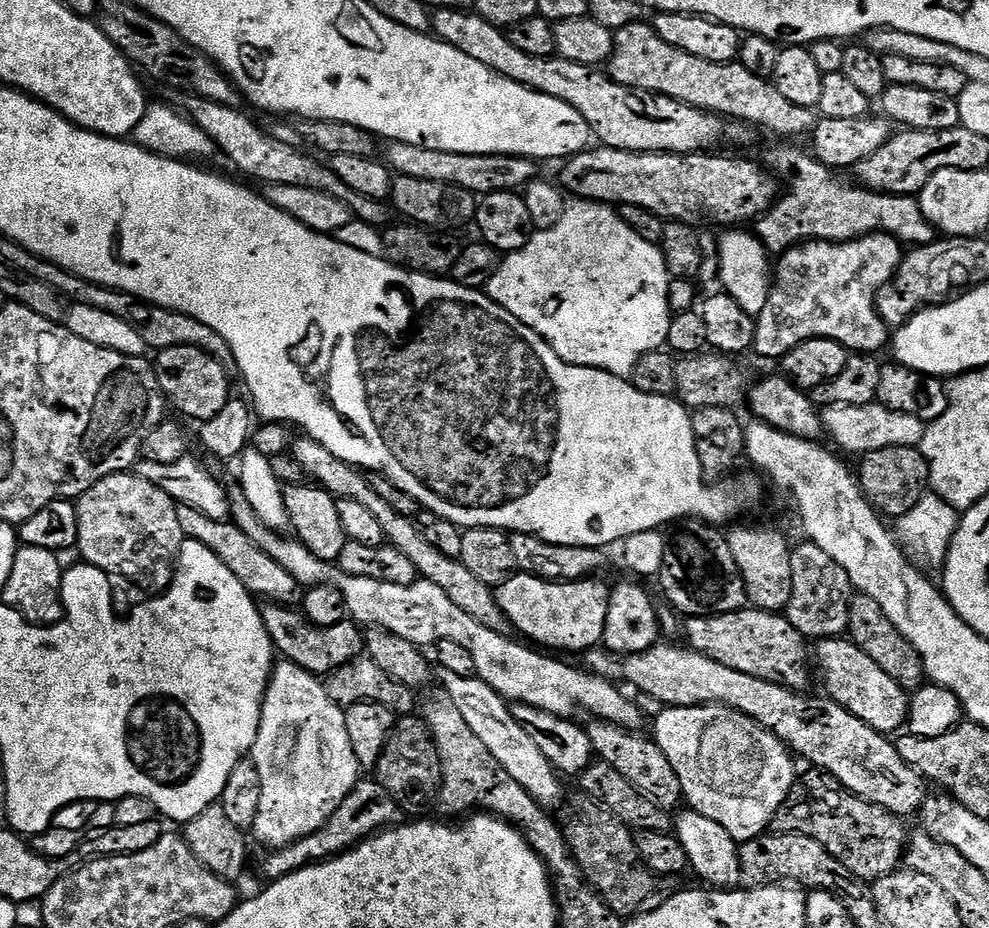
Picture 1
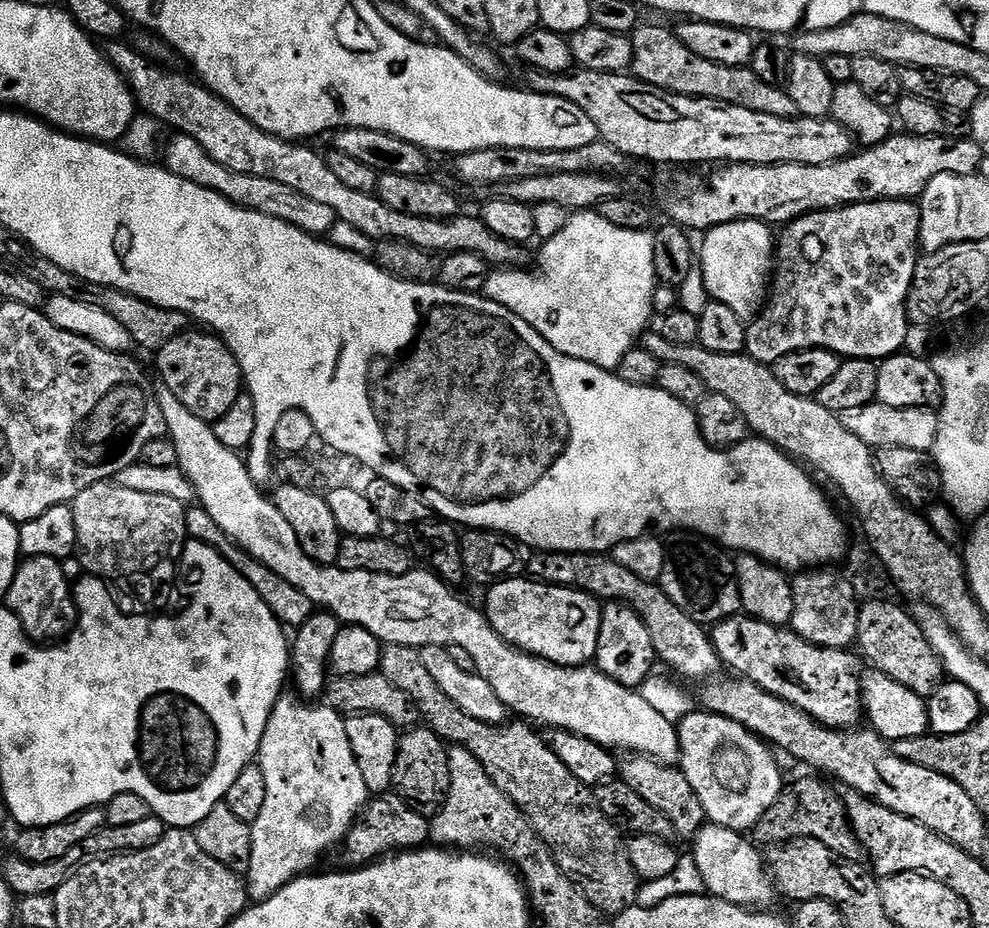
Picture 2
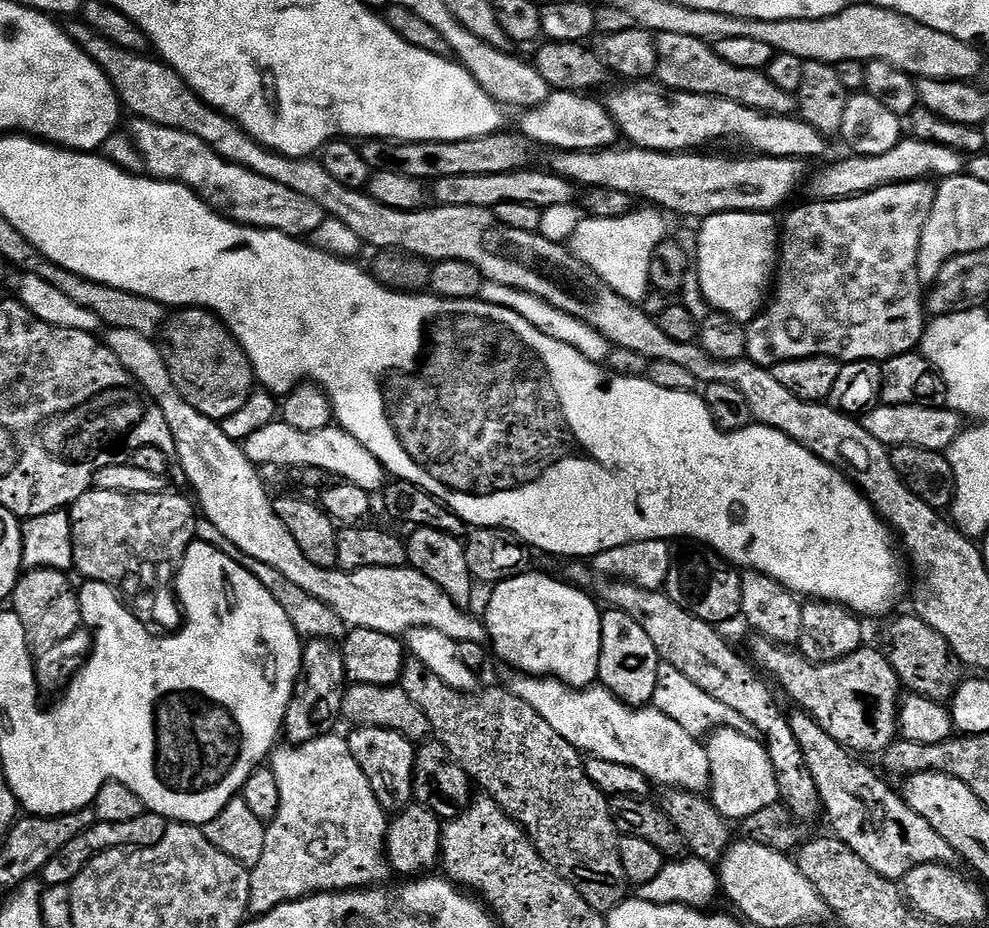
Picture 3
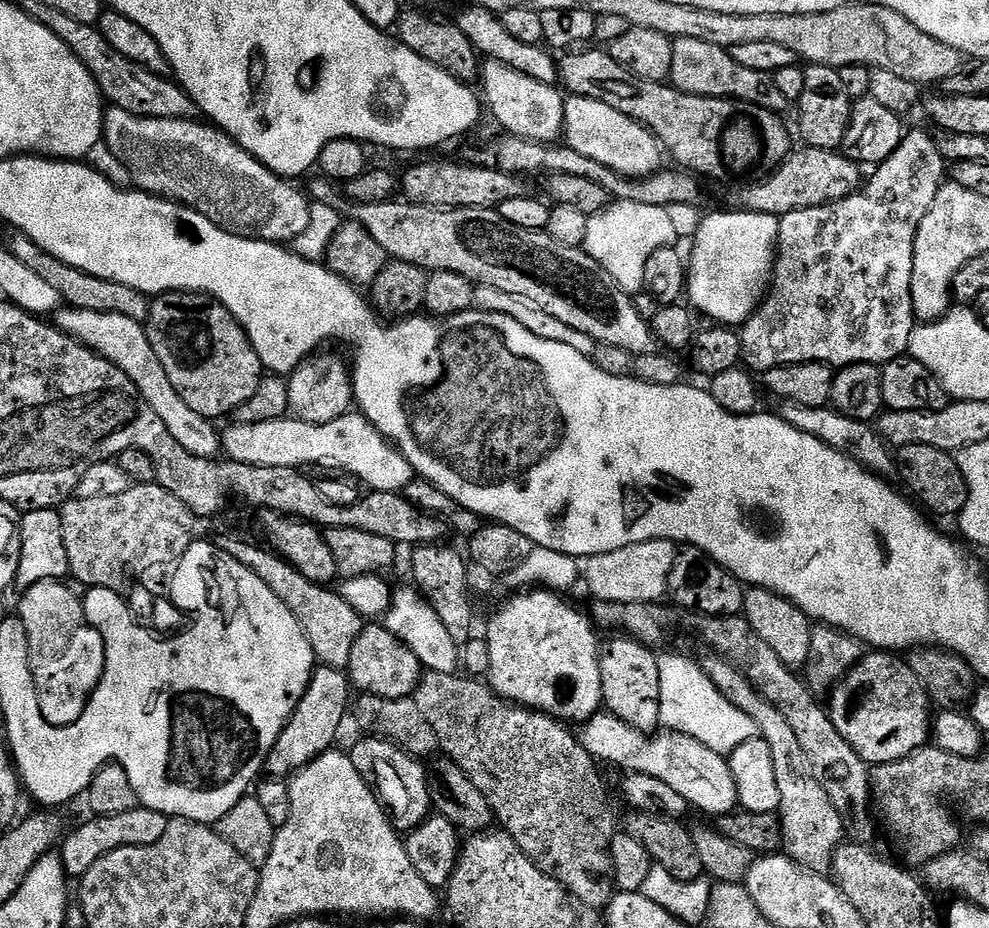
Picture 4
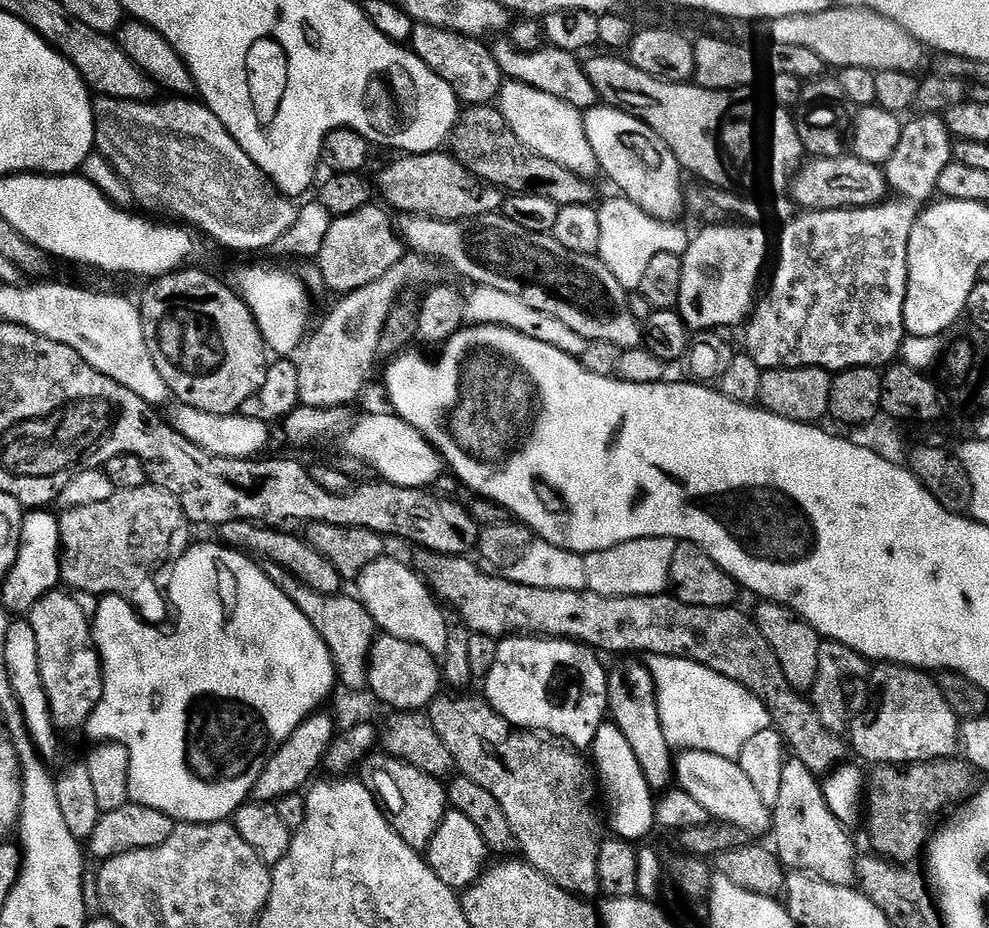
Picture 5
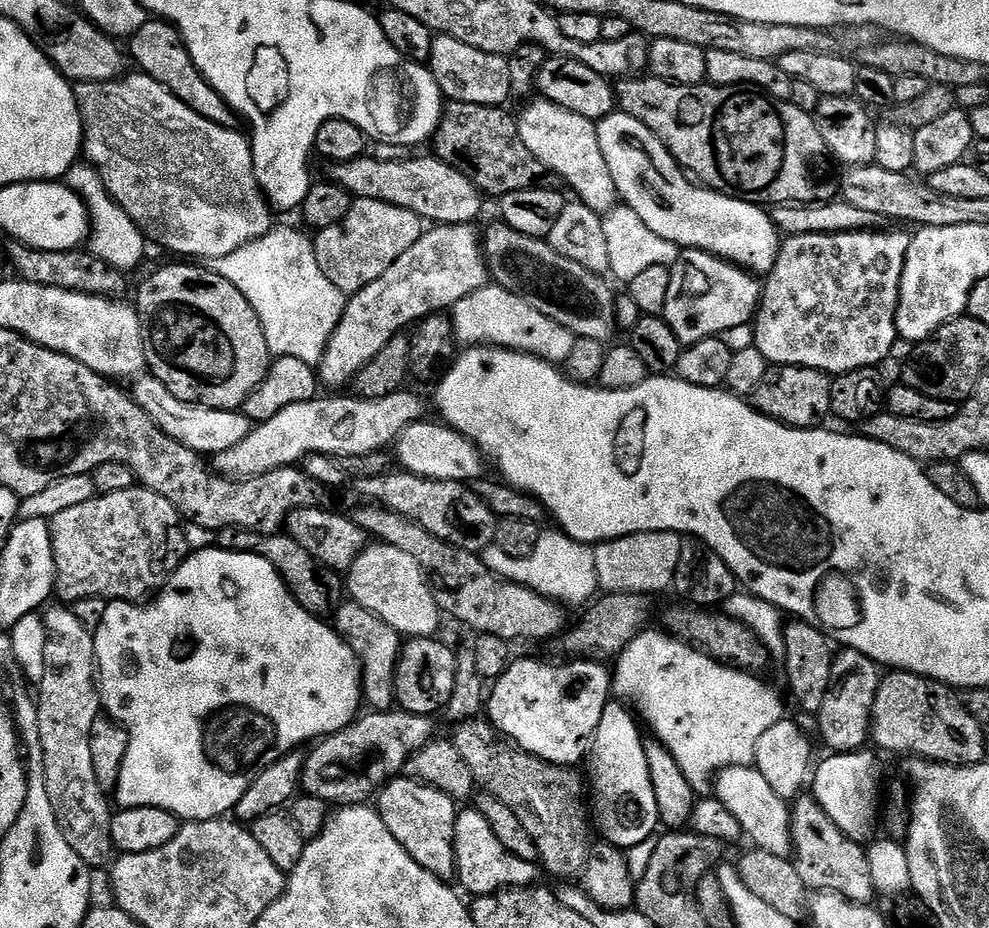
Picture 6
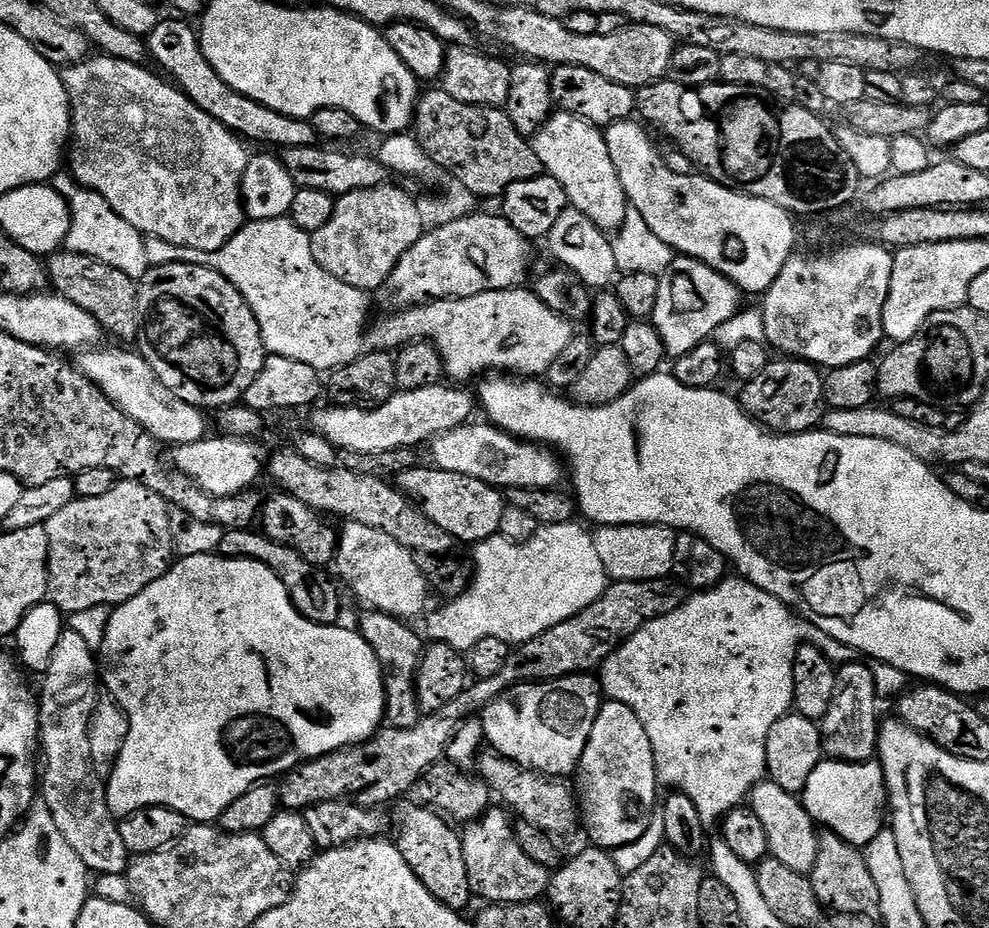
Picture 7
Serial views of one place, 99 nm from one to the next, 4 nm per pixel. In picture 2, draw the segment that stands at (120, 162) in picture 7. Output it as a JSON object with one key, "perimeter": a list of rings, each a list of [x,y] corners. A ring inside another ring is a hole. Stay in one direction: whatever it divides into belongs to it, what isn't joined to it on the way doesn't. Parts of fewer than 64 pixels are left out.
{"perimeter":[[[179,134],[173,135],[171,138],[173,140],[169,144],[167,141],[166,147],[163,149],[162,164],[178,178],[182,178],[186,182],[194,182],[206,190],[214,190],[246,210],[254,210],[258,214],[266,214],[270,218],[278,218],[282,222],[292,224],[296,228],[301,228],[309,236],[327,237],[330,229],[338,222],[334,210],[330,210],[330,206],[326,206],[314,198],[306,198],[306,194],[298,194],[298,190],[290,190],[290,186],[282,186],[282,182],[226,170],[226,166],[218,166],[218,162],[214,162],[214,158],[210,158],[210,154],[206,154],[206,150],[202,150],[202,146],[198,146],[198,142],[194,142],[194,138]]]}

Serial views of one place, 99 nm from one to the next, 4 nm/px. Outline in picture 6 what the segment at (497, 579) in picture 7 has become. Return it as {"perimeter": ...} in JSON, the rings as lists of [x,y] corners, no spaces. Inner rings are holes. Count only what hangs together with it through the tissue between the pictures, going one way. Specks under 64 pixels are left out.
{"perimeter":[[[545,531],[540,535],[538,546],[534,546],[531,554],[520,560],[510,558],[510,554],[502,554],[500,548],[495,546],[487,549],[482,559],[497,576],[503,576],[506,580],[514,581],[515,584],[524,584],[530,590],[548,596],[551,600],[558,600],[565,606],[584,603],[587,605],[598,592],[592,548],[570,538],[564,532],[551,531]]]}

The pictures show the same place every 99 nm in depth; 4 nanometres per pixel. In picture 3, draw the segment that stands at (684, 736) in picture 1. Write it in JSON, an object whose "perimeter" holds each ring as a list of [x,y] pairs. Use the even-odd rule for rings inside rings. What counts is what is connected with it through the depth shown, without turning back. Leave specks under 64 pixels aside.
{"perimeter":[[[726,728],[709,735],[706,747],[712,779],[710,799],[725,820],[743,822],[750,814],[780,800],[774,766],[770,762],[768,749],[764,744],[746,738],[734,728]]]}

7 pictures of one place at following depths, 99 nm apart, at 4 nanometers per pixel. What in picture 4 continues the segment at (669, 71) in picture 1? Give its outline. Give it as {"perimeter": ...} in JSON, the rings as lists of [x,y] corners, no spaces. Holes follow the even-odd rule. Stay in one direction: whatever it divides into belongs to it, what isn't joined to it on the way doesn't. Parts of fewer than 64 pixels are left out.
{"perimeter":[[[678,38],[672,41],[672,45],[674,62],[670,66],[668,80],[678,91],[695,96],[750,102],[777,114],[787,113],[787,108],[790,108],[790,101],[779,90],[773,73],[750,70],[749,67],[742,66],[734,60],[729,49],[713,46],[712,43],[702,42],[698,38]]]}

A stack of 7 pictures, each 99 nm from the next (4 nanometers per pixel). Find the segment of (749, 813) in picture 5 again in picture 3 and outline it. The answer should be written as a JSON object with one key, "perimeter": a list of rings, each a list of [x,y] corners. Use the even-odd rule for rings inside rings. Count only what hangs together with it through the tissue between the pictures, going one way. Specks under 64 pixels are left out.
{"perimeter":[[[523,674],[513,675],[513,680],[506,684],[508,691],[512,692],[526,706],[531,706],[533,710],[538,710],[546,722],[566,742],[570,742],[576,747],[576,751],[588,756],[606,758],[606,762],[622,762],[622,766],[634,766],[653,785],[664,784],[668,788],[684,788],[688,792],[698,792],[701,794],[709,791],[712,779],[710,778],[710,762],[708,761],[707,747],[697,737],[691,736],[674,718],[662,714],[654,706],[647,708],[632,708],[629,704],[623,704],[613,692],[608,692],[603,686],[593,686],[590,688],[572,688],[568,684],[563,684],[560,680],[553,680],[543,676],[525,676]]]}

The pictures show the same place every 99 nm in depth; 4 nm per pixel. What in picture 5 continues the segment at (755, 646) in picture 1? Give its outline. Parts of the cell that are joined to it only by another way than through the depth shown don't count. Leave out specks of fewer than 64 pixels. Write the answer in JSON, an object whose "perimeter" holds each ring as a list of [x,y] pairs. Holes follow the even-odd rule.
{"perimeter":[[[891,662],[877,663],[871,669],[872,701],[869,702],[868,709],[857,720],[855,717],[850,724],[850,744],[854,752],[862,759],[869,760],[872,766],[883,766],[917,764],[923,760],[950,760],[961,751],[961,717],[957,716],[950,702],[946,702],[939,683],[928,676],[931,675],[927,671]]]}

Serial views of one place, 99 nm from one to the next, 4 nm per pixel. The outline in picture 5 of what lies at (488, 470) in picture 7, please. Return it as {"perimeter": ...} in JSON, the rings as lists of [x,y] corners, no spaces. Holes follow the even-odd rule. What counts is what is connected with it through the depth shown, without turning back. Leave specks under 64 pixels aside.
{"perimeter":[[[387,415],[364,416],[356,425],[353,423],[343,433],[343,436],[345,435],[343,451],[361,460],[371,471],[373,468],[380,475],[377,477],[381,481],[397,484],[403,488],[427,489],[435,485],[437,478],[446,468],[439,452],[432,447],[432,443],[426,437],[418,434],[418,430],[414,430],[401,416]]]}

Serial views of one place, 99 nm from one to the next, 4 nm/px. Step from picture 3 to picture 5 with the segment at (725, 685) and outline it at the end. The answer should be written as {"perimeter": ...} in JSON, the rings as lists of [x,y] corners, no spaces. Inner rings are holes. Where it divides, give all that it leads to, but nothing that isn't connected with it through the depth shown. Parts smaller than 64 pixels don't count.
{"perimeter":[[[795,758],[785,759],[782,791],[774,806],[771,835],[776,836],[774,851],[788,870],[813,872],[818,878],[838,886],[852,886],[858,880],[858,855],[849,829],[830,810],[824,797],[824,785]]]}

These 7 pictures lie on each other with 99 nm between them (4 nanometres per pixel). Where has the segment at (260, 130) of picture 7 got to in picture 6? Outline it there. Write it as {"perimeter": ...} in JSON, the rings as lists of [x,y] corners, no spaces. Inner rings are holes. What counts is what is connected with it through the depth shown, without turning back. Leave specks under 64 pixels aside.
{"perimeter":[[[149,18],[142,26],[142,30],[138,30],[127,41],[126,52],[131,63],[133,60],[140,67],[137,69],[143,75],[154,78],[154,82],[166,86],[166,90],[170,90],[170,94],[174,94],[174,98],[178,98],[178,102],[186,102],[186,106],[190,106],[190,110],[194,110],[194,114],[202,114],[202,118],[223,128],[237,127],[237,113],[233,112],[230,105],[222,99],[218,90],[214,90],[214,86],[210,86],[210,82],[206,82],[206,78],[198,70],[198,66],[194,66],[194,58],[190,58],[184,40],[180,37],[180,32],[167,20]]]}

